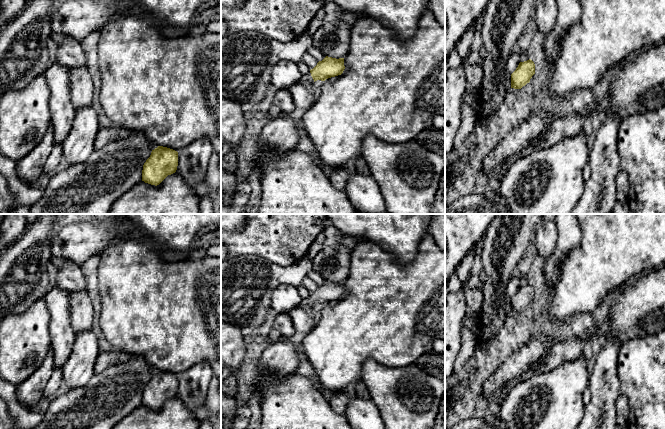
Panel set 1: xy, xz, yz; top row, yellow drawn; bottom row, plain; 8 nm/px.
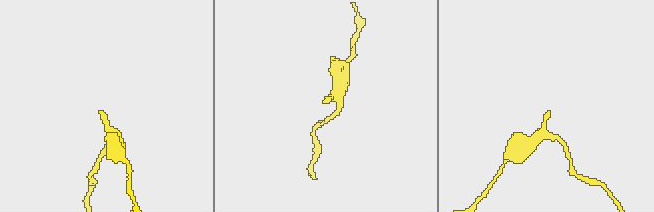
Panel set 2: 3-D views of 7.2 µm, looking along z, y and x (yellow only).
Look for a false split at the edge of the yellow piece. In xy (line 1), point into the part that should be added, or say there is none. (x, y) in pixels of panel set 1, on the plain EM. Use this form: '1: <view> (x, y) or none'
1: none

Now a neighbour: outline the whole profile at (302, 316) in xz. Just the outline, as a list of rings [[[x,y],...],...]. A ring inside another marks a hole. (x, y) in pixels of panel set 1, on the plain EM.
[[[299,305],[288,312],[292,323],[297,332],[309,333],[315,326],[316,321],[312,307]]]

